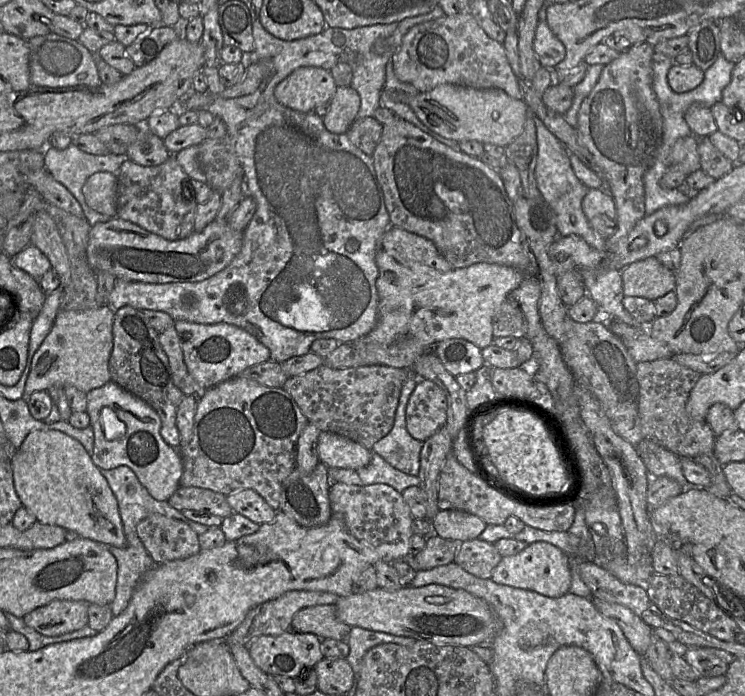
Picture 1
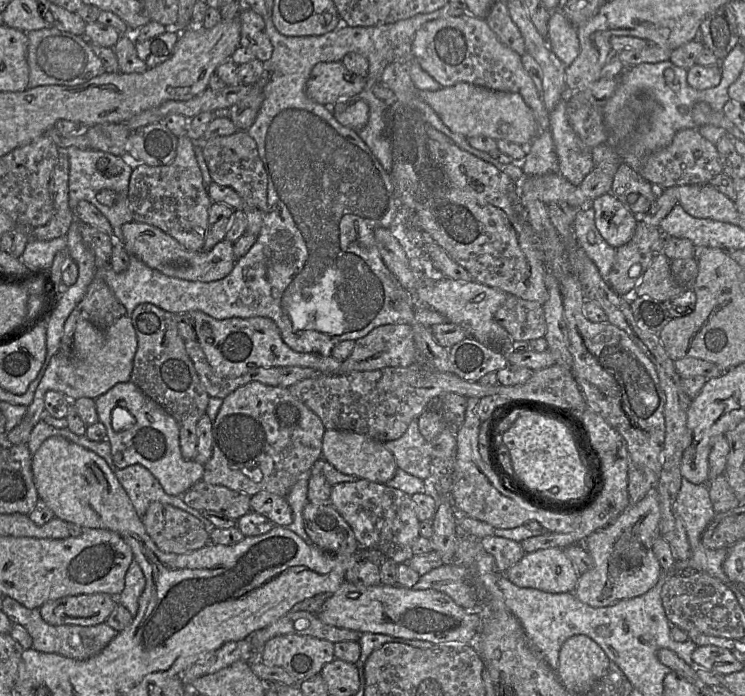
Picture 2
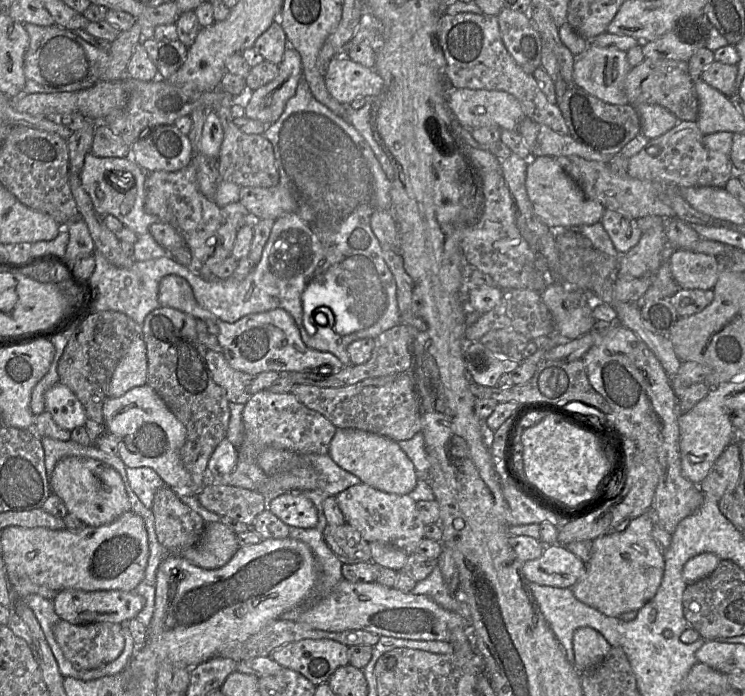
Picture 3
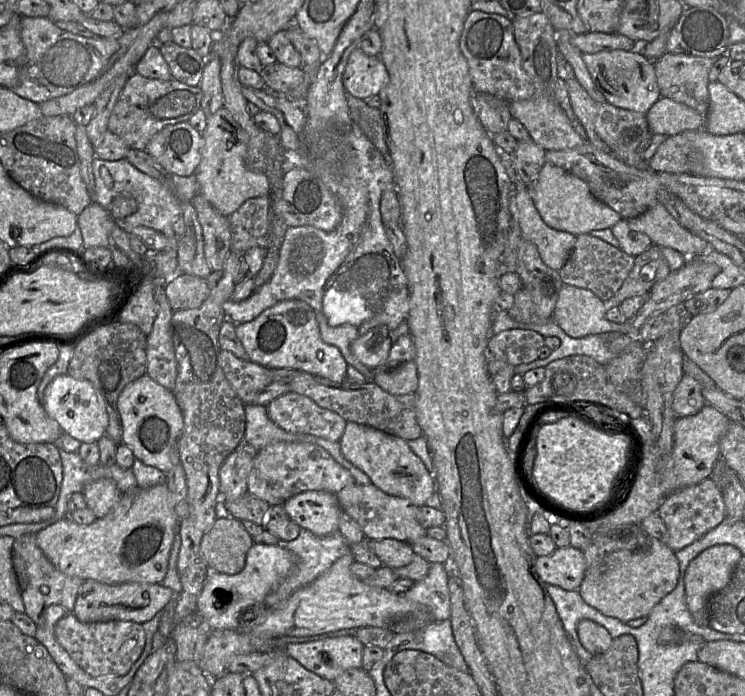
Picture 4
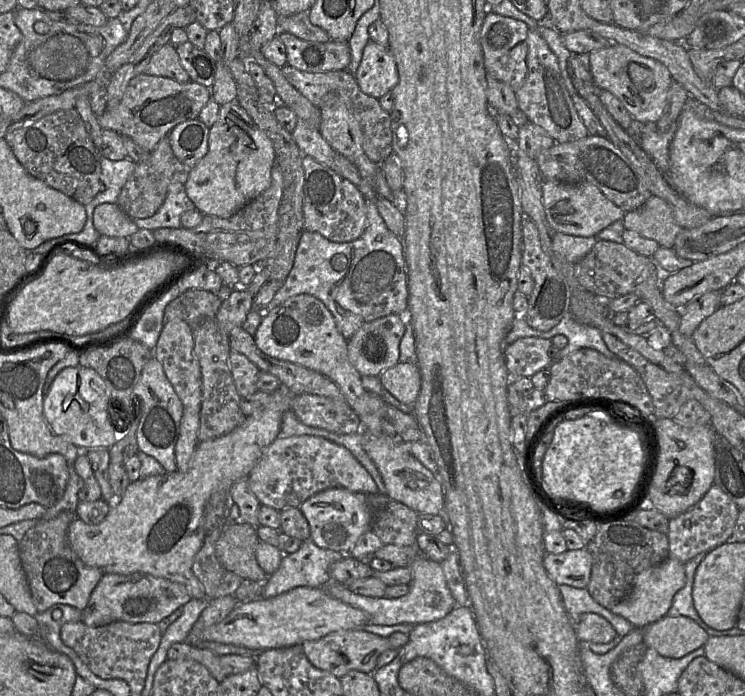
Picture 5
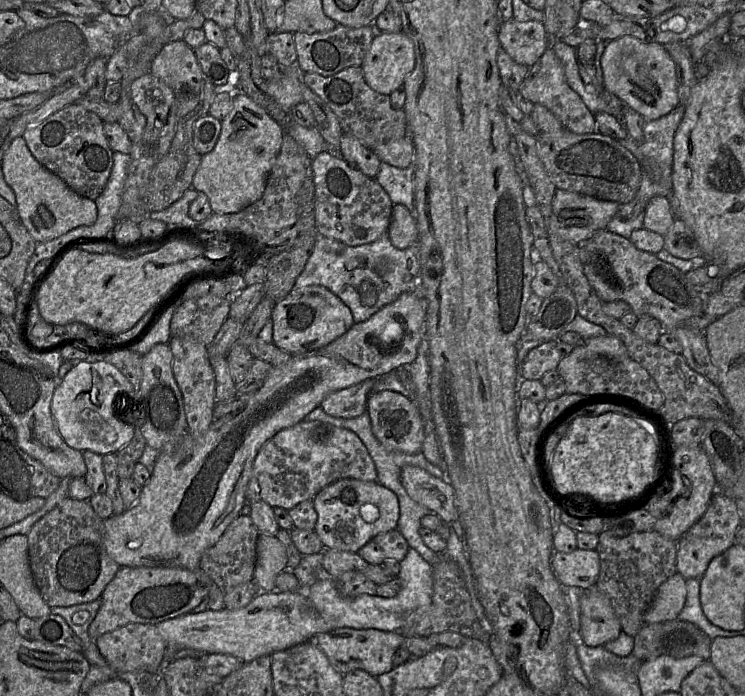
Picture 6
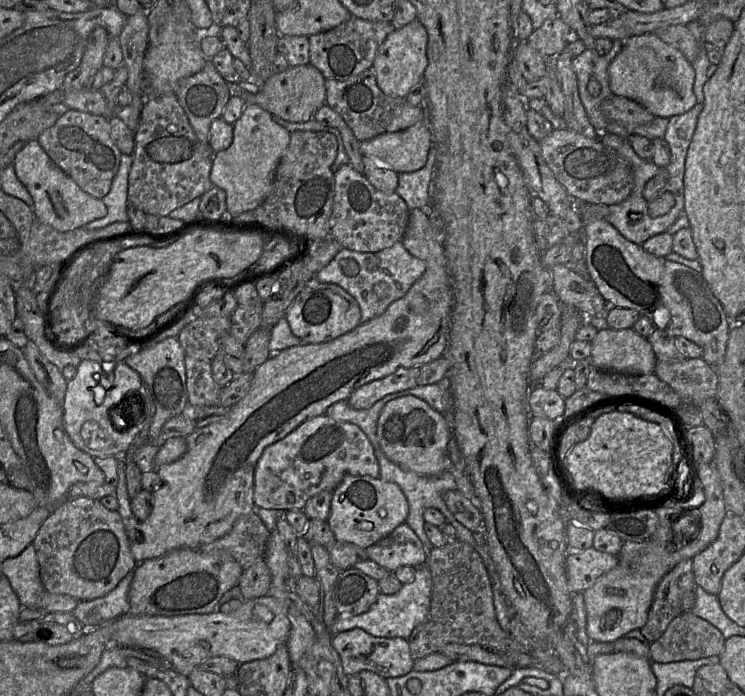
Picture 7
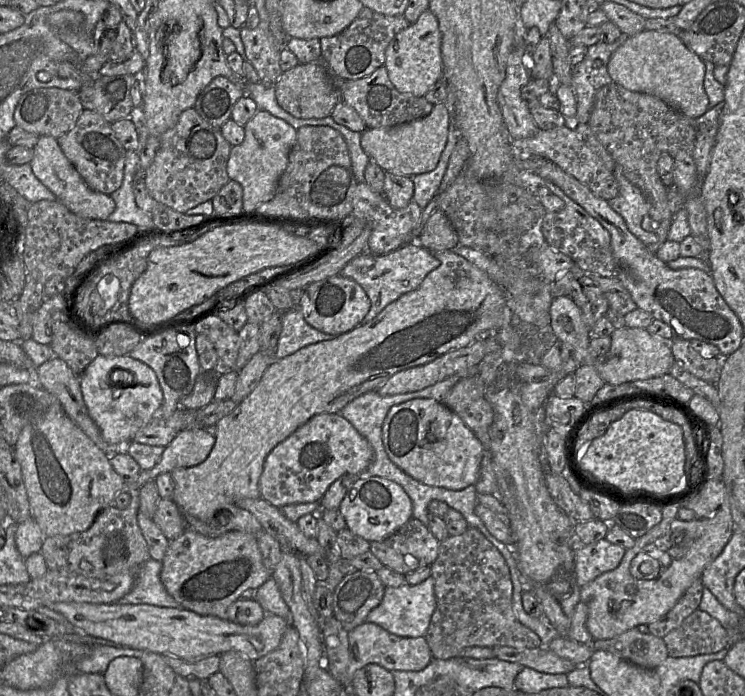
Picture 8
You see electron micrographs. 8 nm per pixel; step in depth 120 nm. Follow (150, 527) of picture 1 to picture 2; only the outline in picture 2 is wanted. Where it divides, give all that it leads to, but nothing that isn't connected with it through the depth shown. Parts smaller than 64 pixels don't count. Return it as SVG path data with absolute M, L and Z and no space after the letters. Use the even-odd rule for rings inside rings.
M152 502L142 523L153 543L165 553L185 554L209 543L209 533L198 518L169 504Z

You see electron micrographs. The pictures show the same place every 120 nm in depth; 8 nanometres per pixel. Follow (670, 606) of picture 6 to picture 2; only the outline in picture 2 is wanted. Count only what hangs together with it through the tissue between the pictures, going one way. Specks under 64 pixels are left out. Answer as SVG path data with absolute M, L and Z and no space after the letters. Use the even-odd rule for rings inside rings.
M654 488L611 524L588 536L581 544L588 550L592 566L579 576L574 590L576 597L592 607L607 607L648 592L662 575L653 552L653 543L659 536L660 518L660 501Z

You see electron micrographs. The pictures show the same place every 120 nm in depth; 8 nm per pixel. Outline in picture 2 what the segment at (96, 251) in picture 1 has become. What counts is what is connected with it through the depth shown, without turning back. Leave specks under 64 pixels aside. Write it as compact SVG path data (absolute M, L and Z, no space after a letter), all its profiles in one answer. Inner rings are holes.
M138 222L122 225L123 245L130 256L135 256L152 269L175 278L189 281L211 282L226 277L234 268L236 258L233 243L226 238L209 251L191 251L161 229Z

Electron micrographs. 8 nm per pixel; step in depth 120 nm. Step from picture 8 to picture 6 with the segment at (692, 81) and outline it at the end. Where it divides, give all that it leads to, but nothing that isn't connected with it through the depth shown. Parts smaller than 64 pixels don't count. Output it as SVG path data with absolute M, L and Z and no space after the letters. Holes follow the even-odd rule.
M632 36L608 41L601 57L605 89L646 121L657 120L679 105L675 63L664 45Z

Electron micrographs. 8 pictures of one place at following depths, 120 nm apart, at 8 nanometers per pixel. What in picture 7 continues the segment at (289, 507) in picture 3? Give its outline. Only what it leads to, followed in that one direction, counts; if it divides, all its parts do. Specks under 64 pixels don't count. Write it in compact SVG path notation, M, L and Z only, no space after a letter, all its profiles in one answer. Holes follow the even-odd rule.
M345 476L333 490L327 523L337 541L366 549L405 523L408 513L407 499L397 484L383 481L379 477Z

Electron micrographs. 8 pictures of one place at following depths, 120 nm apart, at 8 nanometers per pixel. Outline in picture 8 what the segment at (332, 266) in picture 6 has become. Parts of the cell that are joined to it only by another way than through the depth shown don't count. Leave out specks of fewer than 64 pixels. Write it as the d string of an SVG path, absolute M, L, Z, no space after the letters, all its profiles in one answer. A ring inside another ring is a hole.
M416 242L406 243L386 254L362 253L349 261L342 268L340 275L357 282L364 289L371 302L368 313L358 326L370 322L390 303L403 294L418 288L427 274L439 265L440 261L435 255Z

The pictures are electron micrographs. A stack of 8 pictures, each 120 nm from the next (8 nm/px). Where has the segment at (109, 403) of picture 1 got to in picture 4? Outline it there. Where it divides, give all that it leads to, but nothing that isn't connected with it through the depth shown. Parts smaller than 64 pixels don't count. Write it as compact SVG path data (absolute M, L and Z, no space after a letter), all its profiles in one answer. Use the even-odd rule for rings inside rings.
M144 374L124 388L117 401L122 427L122 443L129 447L135 459L153 466L166 475L172 470L173 447L184 431L183 413L172 391Z

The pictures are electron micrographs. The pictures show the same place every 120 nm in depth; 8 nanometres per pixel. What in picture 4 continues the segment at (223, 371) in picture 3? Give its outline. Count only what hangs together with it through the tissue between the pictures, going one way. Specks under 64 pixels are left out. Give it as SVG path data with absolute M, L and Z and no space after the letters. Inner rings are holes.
M221 350L220 365L225 377L243 403L250 404L266 386L272 383L272 369L242 360L233 353Z

